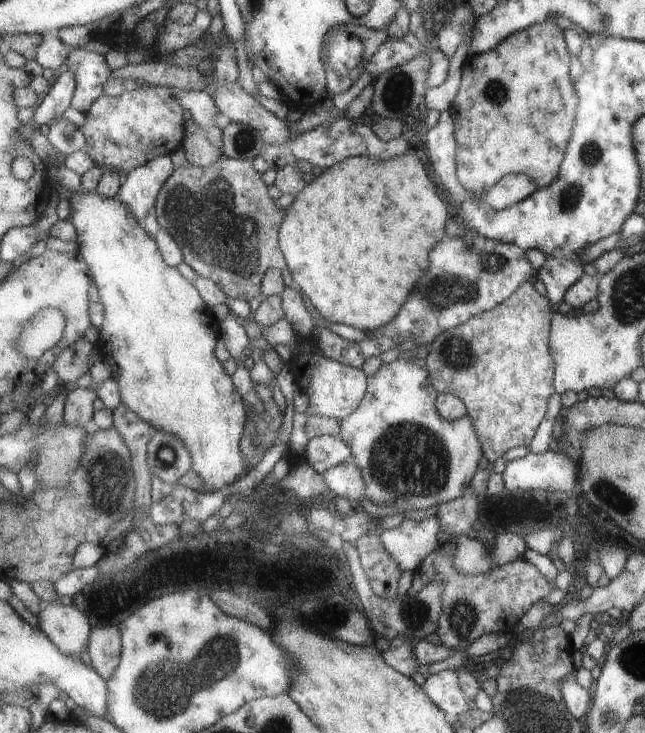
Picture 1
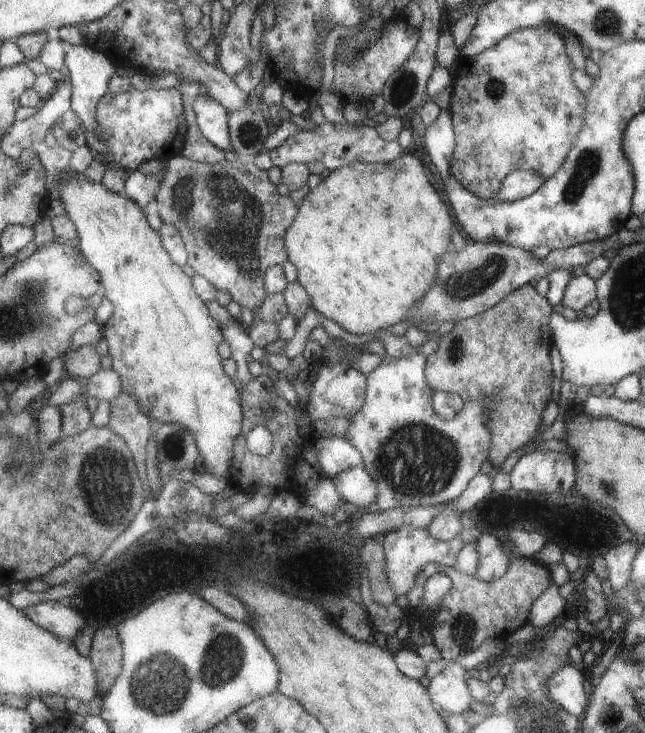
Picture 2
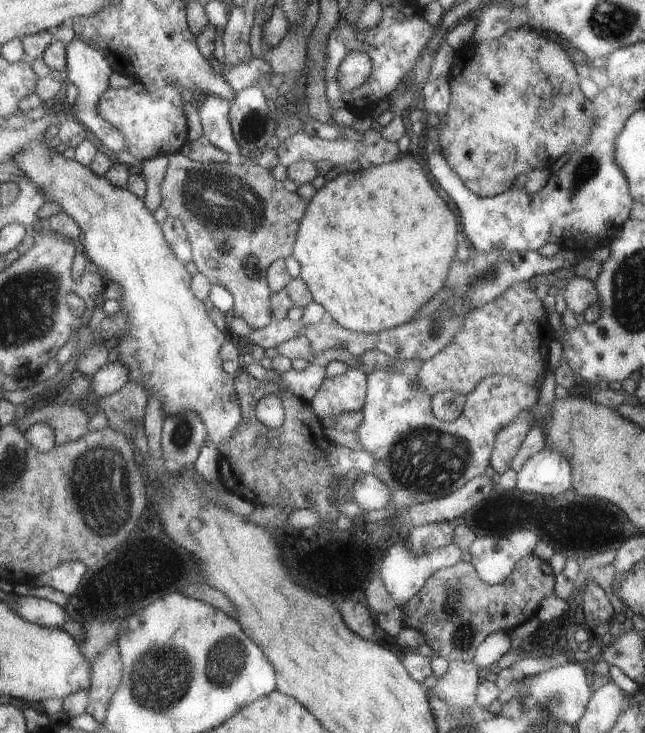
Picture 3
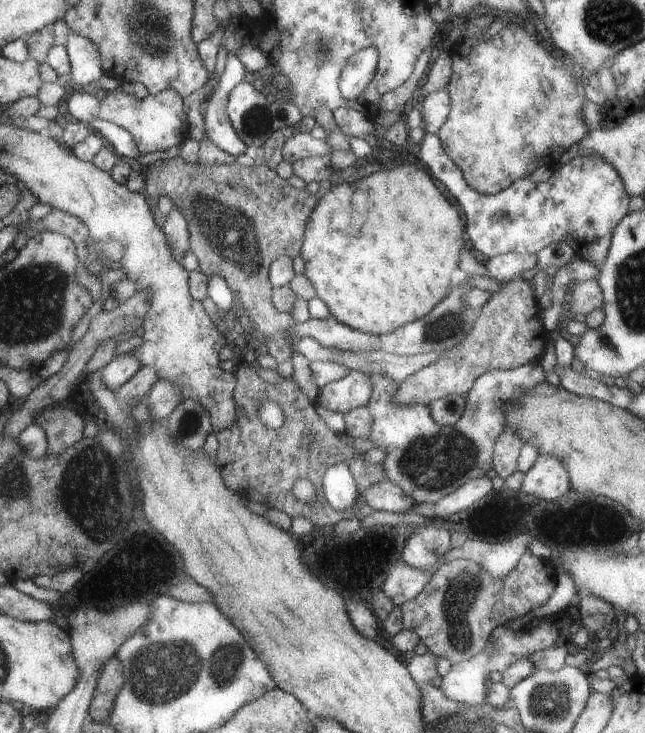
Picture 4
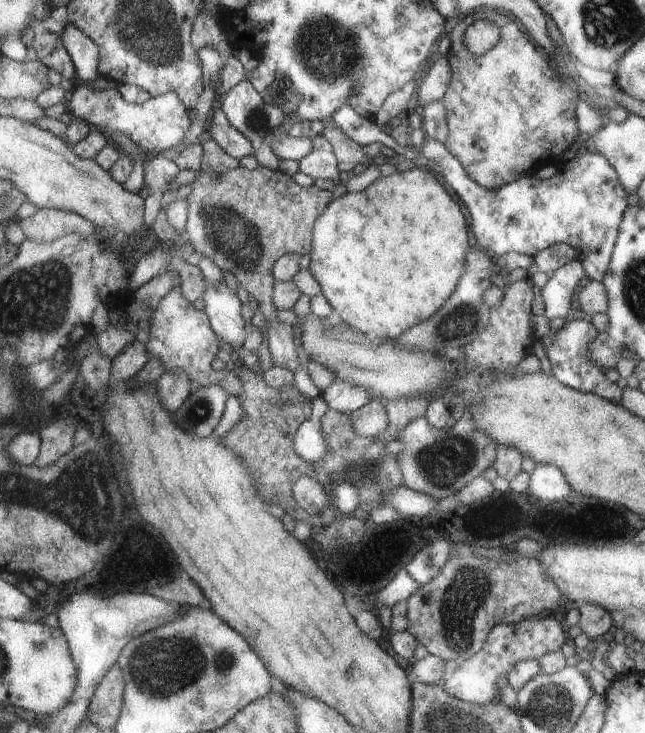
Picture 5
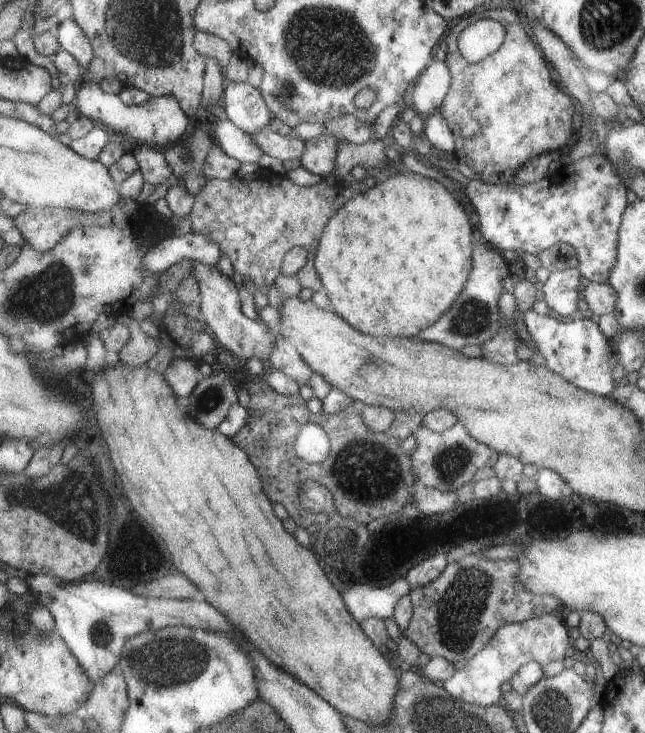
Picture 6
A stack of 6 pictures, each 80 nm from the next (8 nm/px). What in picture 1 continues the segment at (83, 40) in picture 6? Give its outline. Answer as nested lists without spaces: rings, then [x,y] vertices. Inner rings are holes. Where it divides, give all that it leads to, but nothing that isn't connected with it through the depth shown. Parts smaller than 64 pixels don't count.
[[[82,47],[71,52],[66,68],[73,70],[77,78],[72,107],[85,114],[93,106],[93,102],[104,96],[105,82],[112,78],[113,71],[109,68],[107,58],[103,54]]]

